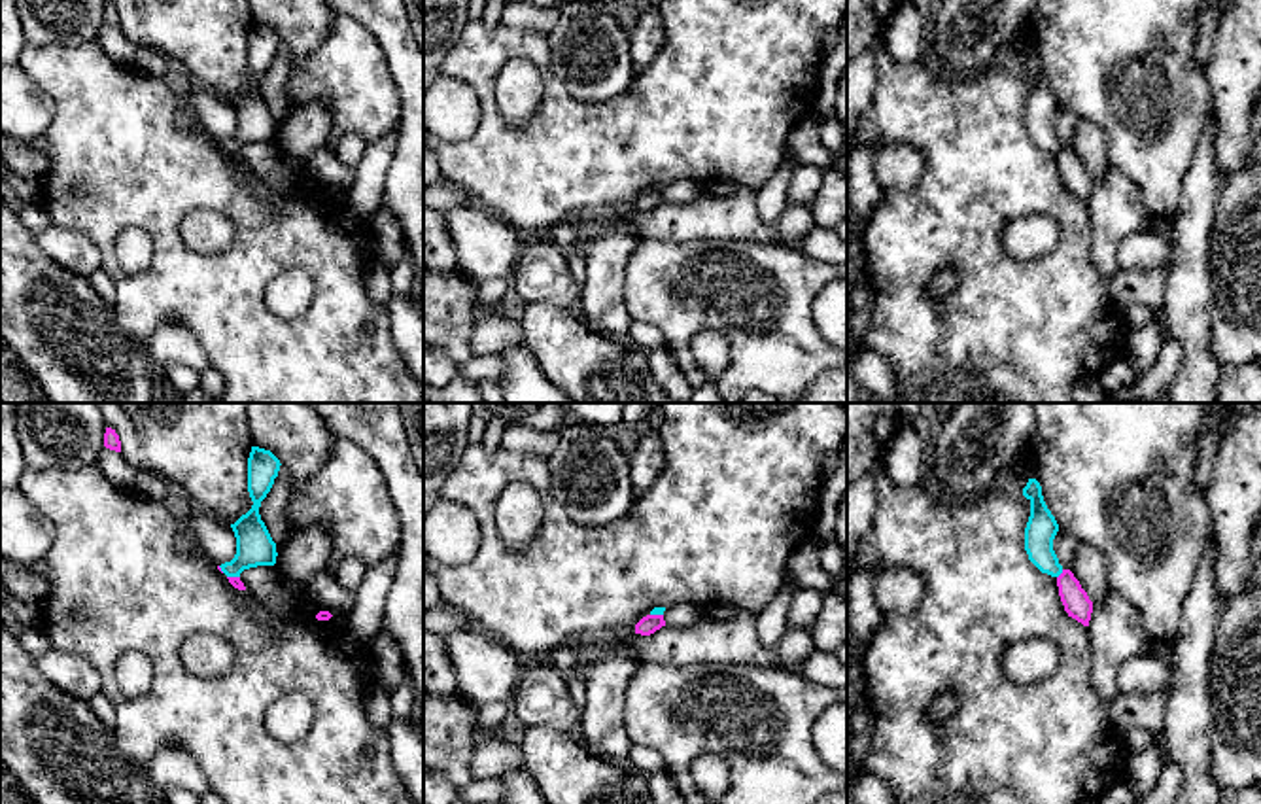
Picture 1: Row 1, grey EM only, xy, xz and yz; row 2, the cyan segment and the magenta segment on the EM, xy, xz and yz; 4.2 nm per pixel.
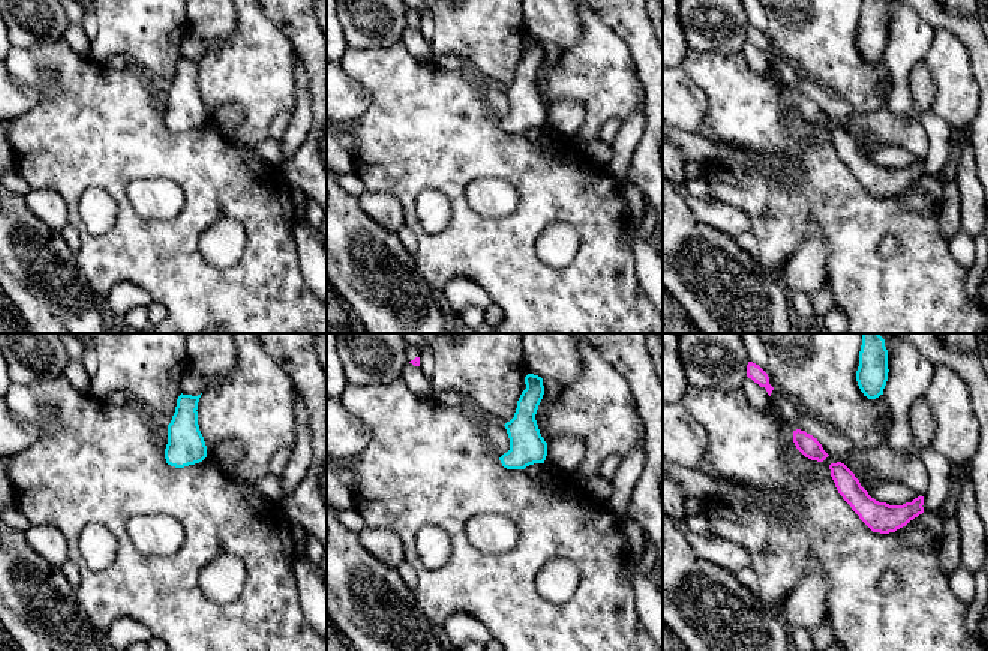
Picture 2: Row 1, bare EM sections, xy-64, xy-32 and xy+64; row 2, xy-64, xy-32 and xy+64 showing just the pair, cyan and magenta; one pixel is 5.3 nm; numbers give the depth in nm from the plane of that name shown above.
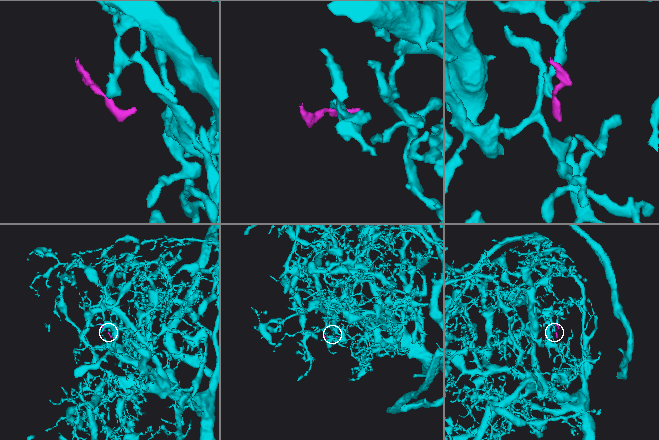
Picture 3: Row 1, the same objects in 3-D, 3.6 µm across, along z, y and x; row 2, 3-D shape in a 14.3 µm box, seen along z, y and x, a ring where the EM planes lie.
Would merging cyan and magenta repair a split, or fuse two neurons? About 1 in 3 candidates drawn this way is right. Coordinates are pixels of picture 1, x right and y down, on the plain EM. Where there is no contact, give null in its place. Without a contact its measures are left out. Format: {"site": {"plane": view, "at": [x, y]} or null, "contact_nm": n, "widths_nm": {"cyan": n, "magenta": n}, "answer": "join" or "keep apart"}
{"site": {"plane": "yz", "at": [1061, 148]}, "contact_nm": 50, "widths_nm": {"cyan": 130, "magenta": 120}, "answer": "keep apart"}

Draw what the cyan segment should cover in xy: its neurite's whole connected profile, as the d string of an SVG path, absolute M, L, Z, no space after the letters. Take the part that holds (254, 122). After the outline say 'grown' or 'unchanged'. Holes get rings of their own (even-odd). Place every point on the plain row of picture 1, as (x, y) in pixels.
M251 23L248 34L248 68L253 81L231 100L236 114L236 131L231 138L219 142L227 153L240 153L244 146L276 140L276 119L261 96L259 83L270 68L280 42L280 36L270 26Z; unchanged

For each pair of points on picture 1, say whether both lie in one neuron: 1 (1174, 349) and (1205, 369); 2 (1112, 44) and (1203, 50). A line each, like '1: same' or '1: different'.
1: different
2: different

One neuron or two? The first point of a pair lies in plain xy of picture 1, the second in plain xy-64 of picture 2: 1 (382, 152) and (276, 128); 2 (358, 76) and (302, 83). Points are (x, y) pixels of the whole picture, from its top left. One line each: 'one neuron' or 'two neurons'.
1: two neurons
2: two neurons

